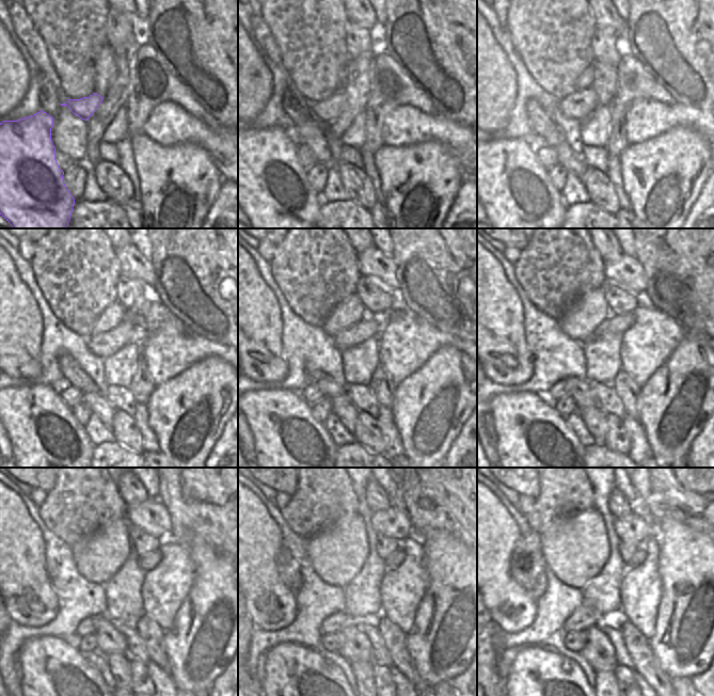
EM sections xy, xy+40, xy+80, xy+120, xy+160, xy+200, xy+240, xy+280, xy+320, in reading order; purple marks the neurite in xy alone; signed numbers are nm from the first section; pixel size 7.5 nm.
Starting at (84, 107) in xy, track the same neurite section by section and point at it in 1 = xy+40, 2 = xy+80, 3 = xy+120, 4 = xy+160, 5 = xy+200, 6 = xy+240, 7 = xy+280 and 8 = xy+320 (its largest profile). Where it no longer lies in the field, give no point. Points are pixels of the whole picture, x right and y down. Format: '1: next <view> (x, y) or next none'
1: next xy+40 (327, 110)
2: next xy+80 (581, 104)
3: next xy+120 (105, 344)
4: next xy+160 (374, 325)
5: next xy+200 (614, 323)
6: next xy+240 (147, 562)
7: next xy+280 (394, 559)
8: next xy+320 (638, 557)

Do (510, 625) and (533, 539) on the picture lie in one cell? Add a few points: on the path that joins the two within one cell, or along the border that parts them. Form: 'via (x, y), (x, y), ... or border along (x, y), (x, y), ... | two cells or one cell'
border along (510, 562), (510, 576), (535, 601) | two cells

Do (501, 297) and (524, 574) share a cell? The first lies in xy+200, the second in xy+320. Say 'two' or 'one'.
two

